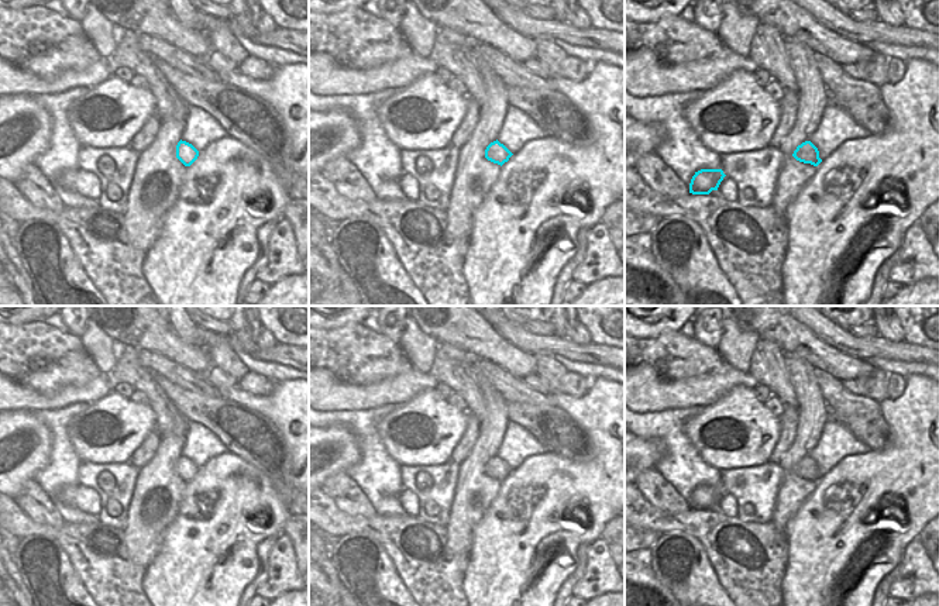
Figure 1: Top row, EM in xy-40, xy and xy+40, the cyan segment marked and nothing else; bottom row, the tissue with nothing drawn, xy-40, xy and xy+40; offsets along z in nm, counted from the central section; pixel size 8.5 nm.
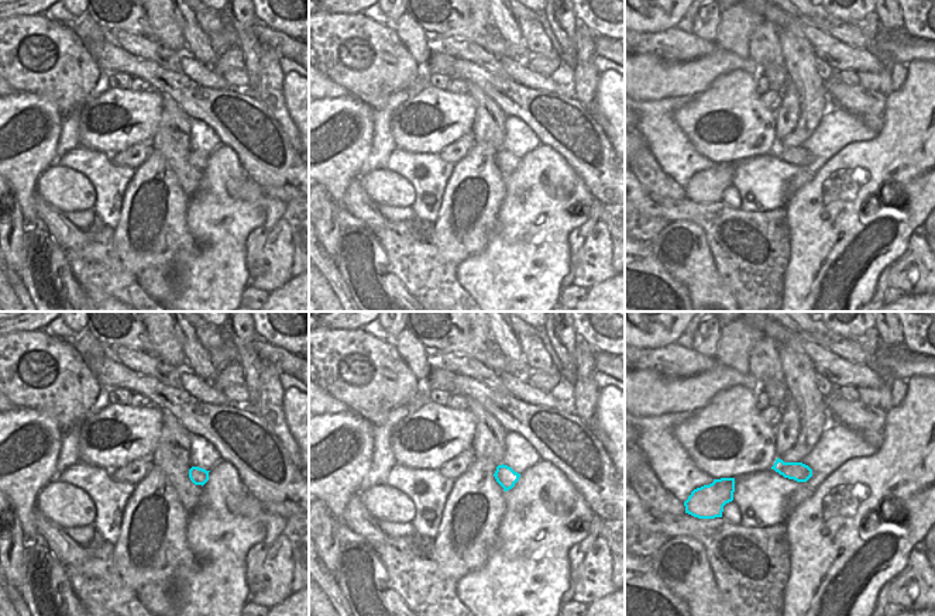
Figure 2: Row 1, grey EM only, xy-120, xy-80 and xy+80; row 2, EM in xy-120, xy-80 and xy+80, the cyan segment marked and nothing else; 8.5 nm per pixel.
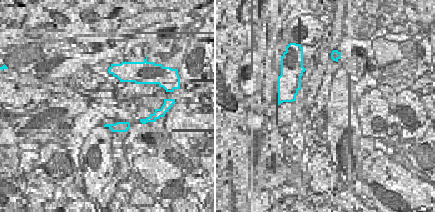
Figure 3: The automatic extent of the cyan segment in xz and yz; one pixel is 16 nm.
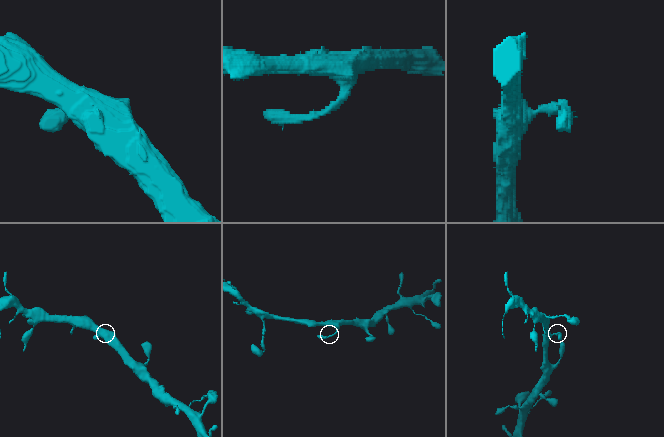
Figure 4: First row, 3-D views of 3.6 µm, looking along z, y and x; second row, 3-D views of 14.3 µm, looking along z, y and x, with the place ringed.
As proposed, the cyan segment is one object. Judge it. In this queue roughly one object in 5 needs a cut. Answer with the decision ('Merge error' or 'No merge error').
No merge error

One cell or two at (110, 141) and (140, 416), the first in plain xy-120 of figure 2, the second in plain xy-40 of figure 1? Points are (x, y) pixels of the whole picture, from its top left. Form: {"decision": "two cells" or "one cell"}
{"decision": "one cell"}

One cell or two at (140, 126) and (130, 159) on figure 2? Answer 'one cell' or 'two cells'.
two cells

